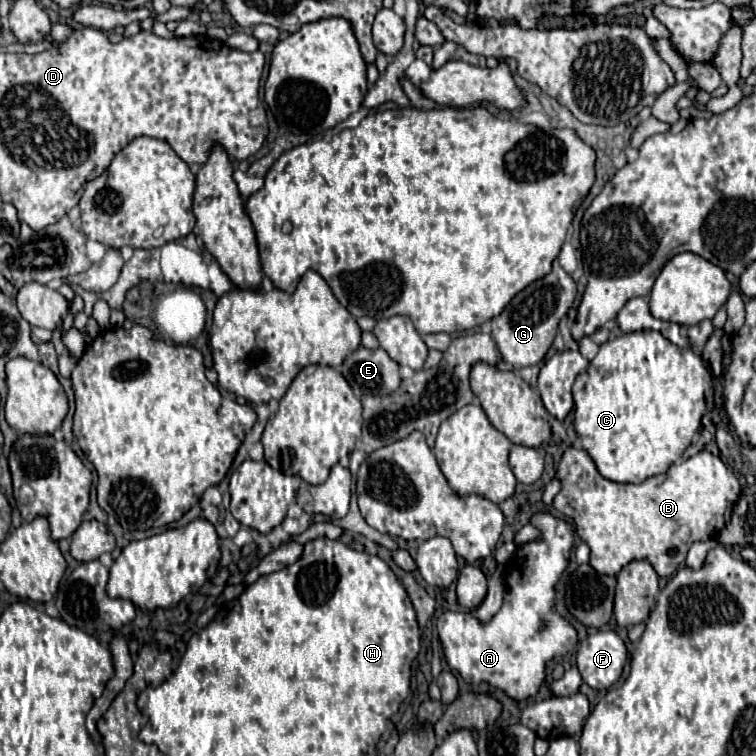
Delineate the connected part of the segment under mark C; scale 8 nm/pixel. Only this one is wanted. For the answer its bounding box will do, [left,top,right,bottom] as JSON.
[573,330,711,484]

